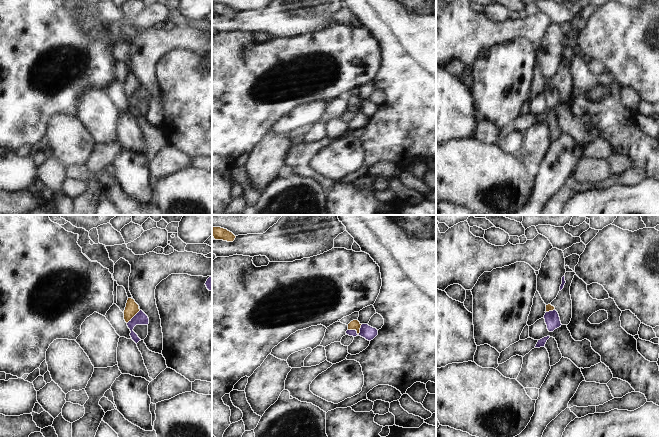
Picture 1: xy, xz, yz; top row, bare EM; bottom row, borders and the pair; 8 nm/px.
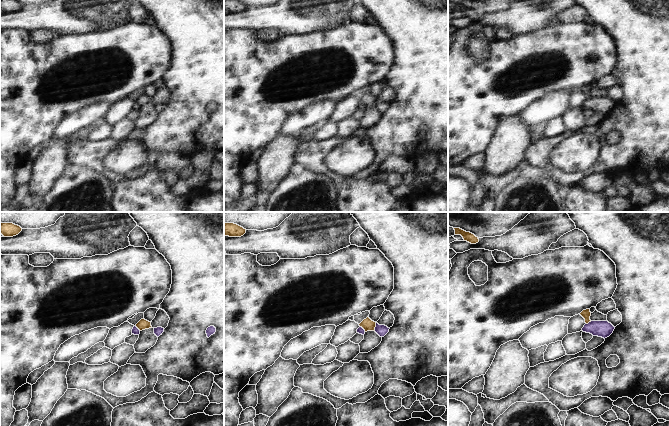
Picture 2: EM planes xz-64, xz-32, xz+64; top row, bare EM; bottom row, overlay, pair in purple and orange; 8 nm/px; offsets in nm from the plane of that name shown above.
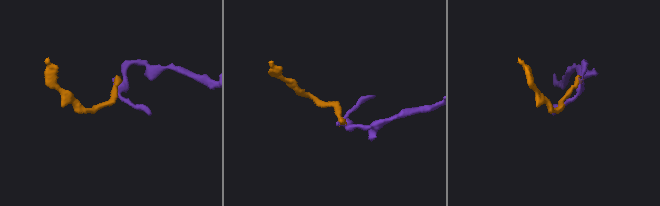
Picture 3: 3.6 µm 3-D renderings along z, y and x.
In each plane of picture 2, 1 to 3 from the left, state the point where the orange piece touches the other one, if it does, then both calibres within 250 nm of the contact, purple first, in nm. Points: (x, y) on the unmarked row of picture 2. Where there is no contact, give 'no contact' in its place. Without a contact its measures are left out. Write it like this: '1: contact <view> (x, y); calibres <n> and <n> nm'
1: contact xz-64 (137, 104); calibres 60 and 90 nm
2: contact xz-32 (375, 103); calibres 90 and 100 nm
3: contact xz+64 (589, 98); calibres 140 and 70 nm

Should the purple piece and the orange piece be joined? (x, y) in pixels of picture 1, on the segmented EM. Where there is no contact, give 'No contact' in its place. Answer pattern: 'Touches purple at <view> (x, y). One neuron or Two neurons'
Touches purple at xz (356, 332). Two neurons.

